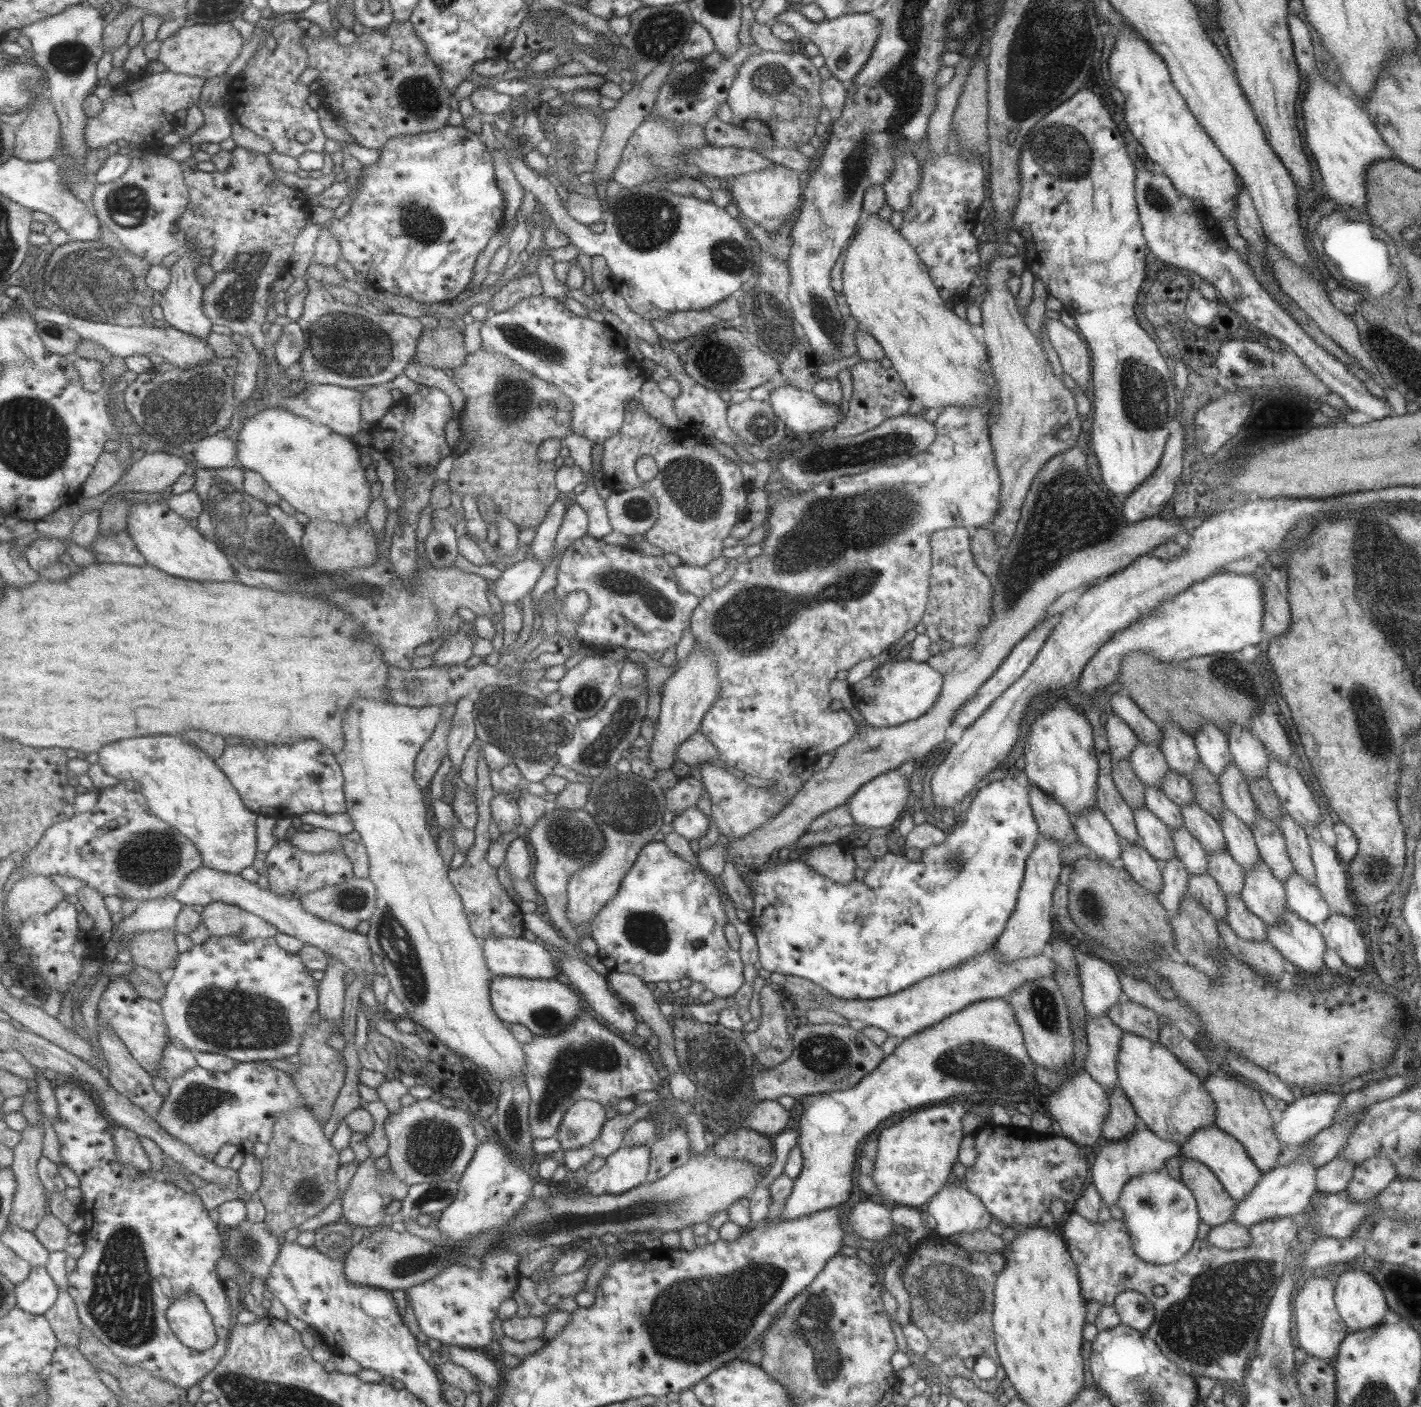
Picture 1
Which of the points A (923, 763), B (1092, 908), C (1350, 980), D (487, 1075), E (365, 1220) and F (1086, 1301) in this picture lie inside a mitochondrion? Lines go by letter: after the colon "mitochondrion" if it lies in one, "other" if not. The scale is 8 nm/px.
A: other
B: mitochondrion
C: other
D: other
E: other
F: other

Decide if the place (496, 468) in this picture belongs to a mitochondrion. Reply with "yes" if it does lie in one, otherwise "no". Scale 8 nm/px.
no

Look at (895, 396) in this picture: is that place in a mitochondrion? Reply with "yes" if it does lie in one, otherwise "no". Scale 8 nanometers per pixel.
no

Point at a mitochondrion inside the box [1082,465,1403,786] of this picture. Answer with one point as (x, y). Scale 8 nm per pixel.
(1370, 715)

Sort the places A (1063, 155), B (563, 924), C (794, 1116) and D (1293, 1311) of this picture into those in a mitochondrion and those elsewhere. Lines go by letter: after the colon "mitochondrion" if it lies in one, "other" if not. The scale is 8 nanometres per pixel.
A: mitochondrion
B: other
C: other
D: other

